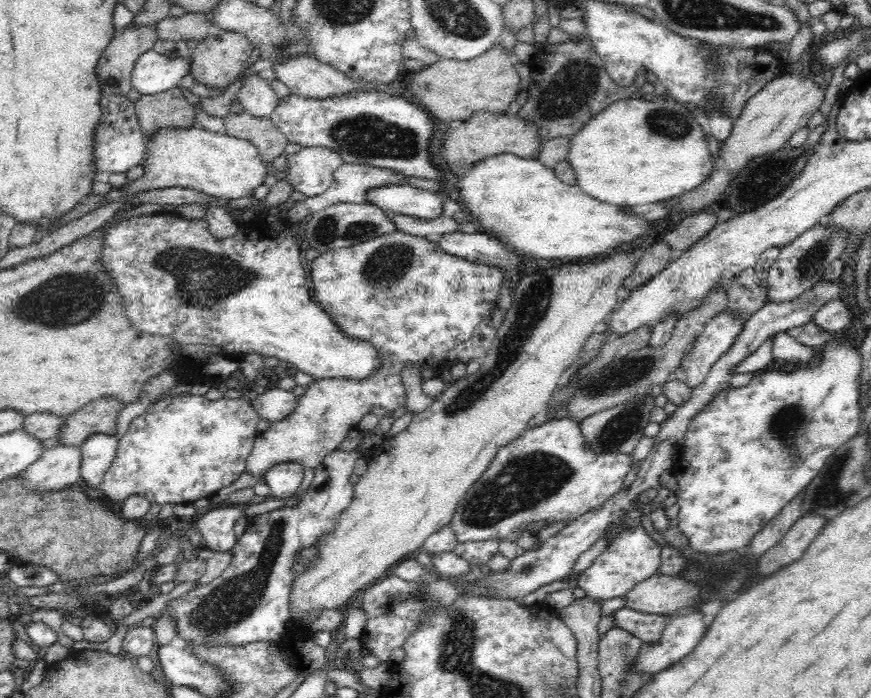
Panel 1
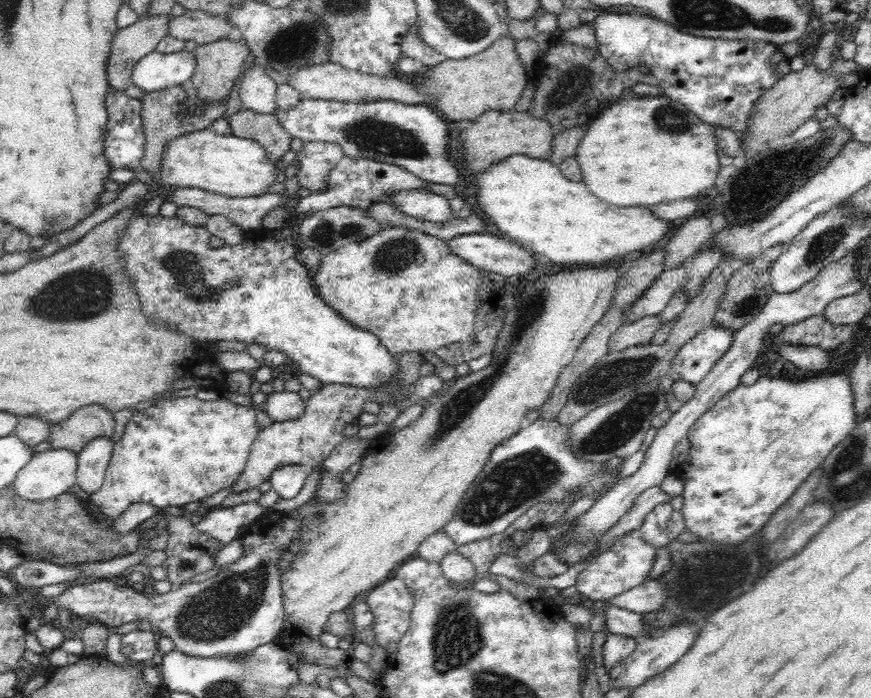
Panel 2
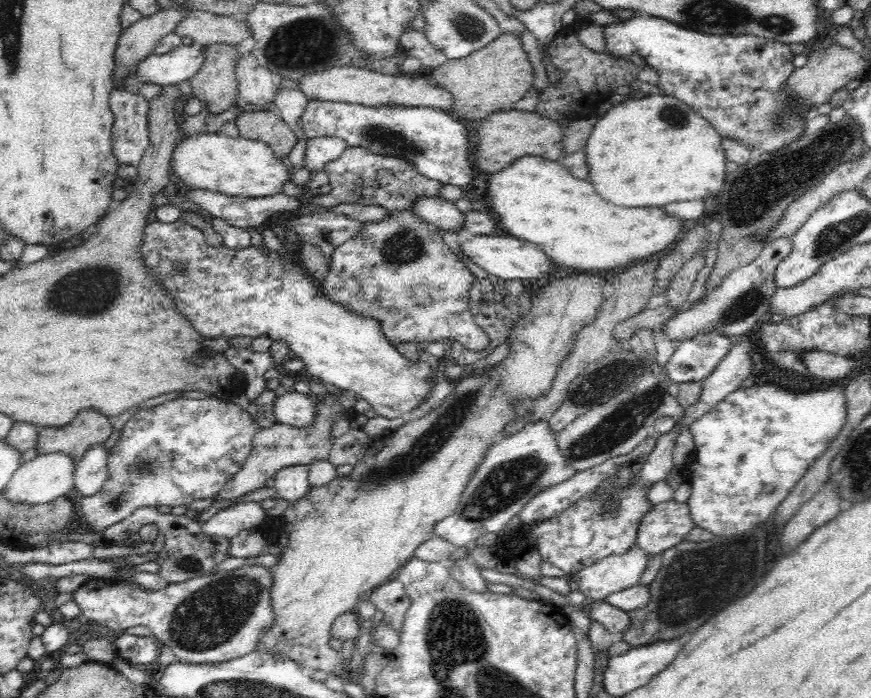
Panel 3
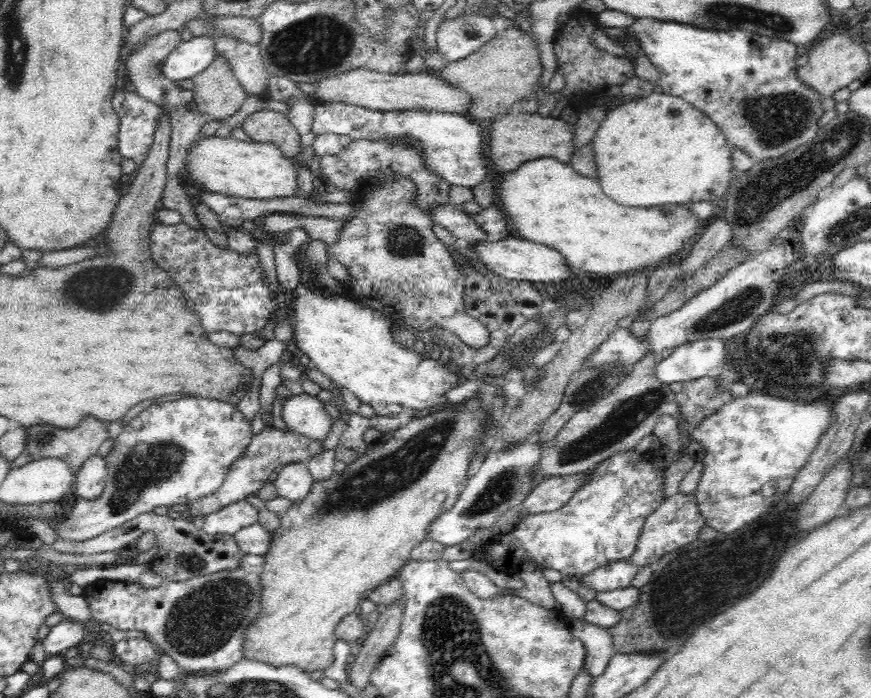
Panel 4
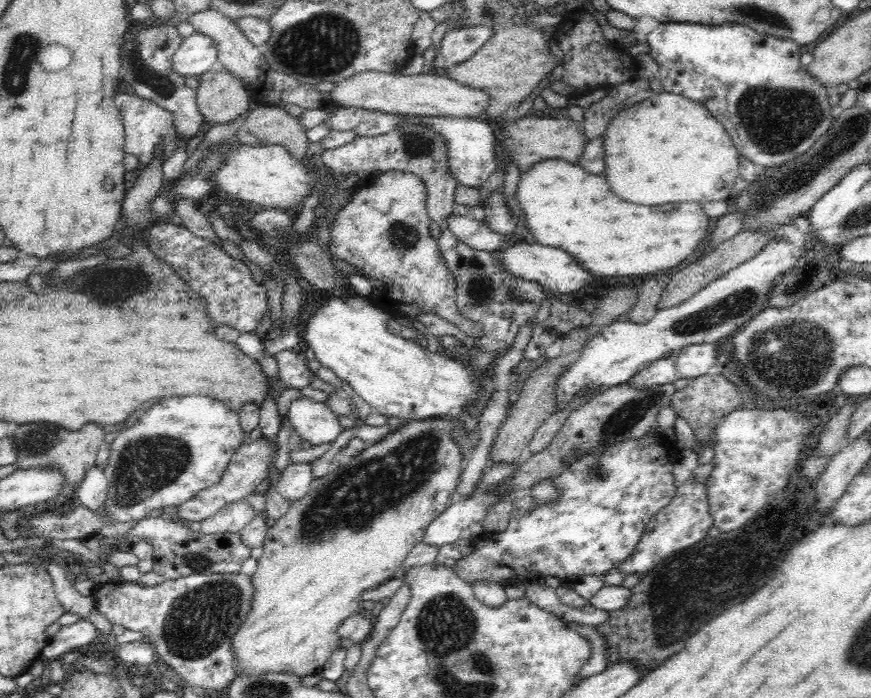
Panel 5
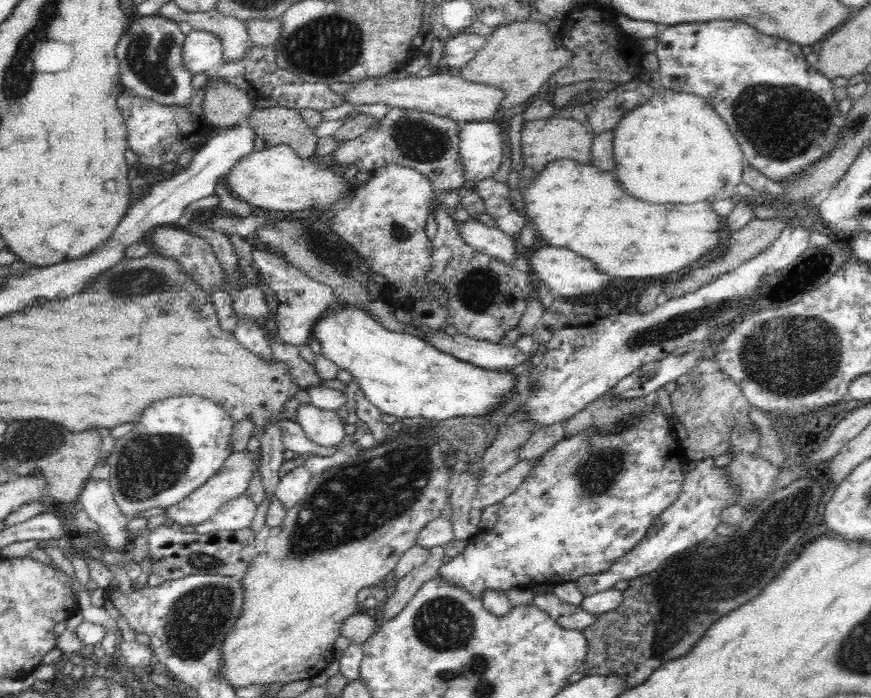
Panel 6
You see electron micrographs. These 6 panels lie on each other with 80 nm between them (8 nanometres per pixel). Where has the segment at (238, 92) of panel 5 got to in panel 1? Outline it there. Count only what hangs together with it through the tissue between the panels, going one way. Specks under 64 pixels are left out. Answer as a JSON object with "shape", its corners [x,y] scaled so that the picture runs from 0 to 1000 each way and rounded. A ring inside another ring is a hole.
{"shape":[[[258,43],[256,49],[237,52],[218,74],[222,82],[219,102],[224,117],[259,128],[279,103],[280,90],[287,83],[289,72],[290,63],[277,46]]]}

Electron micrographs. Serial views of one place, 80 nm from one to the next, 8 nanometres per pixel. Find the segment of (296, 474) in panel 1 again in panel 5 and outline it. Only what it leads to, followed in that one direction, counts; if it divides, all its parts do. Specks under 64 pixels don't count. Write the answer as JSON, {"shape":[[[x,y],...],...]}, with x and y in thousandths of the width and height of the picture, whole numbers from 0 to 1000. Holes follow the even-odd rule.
{"shape":[[[333,662],[321,679],[317,695],[319,706],[331,721],[349,713],[349,709],[356,702],[358,689],[362,686],[357,673],[356,662]]]}

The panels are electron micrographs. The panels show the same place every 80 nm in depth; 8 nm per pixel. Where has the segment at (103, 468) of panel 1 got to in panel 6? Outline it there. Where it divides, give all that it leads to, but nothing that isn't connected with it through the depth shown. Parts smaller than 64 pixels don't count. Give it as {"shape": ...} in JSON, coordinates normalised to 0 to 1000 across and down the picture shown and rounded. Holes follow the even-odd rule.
{"shape":[[[104,685],[94,696],[86,728],[95,729],[115,754],[118,785],[129,789],[147,787],[145,741],[131,721],[127,696],[122,685]]]}

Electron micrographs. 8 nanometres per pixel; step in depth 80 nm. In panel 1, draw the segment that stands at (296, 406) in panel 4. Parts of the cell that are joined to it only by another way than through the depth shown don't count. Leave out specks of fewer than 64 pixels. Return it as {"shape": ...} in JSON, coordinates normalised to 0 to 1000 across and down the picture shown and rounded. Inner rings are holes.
{"shape":[[[315,554],[303,559],[301,564],[296,564],[288,579],[296,599],[311,606],[328,599],[340,585],[341,566],[342,560],[328,560],[320,554]]]}

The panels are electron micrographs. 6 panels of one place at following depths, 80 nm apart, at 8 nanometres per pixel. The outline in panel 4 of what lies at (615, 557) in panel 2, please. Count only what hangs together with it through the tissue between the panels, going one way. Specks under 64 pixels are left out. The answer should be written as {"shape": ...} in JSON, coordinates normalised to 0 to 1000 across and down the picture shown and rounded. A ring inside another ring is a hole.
{"shape":[[[723,799],[705,802],[685,812],[664,831],[668,840],[682,845],[687,854],[687,851],[722,842],[736,814],[723,807]]]}

